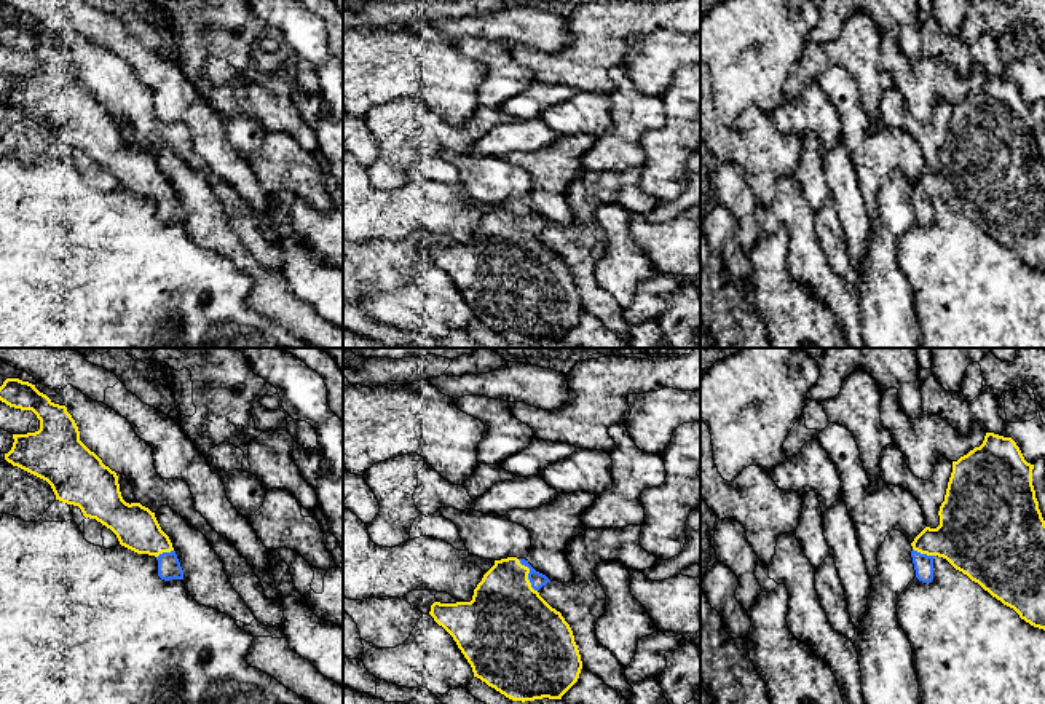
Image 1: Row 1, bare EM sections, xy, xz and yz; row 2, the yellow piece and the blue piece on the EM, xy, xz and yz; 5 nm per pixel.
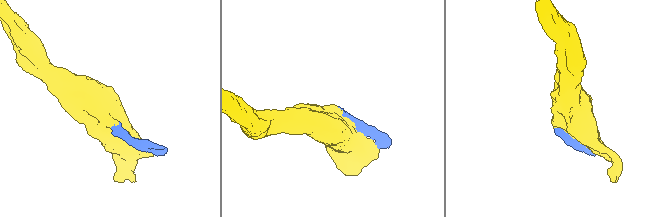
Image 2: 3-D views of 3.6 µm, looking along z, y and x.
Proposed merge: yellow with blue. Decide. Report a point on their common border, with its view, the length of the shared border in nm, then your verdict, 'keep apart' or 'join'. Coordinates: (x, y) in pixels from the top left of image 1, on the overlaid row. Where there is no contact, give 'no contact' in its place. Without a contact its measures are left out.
xz (527, 575) | 190 nm | join

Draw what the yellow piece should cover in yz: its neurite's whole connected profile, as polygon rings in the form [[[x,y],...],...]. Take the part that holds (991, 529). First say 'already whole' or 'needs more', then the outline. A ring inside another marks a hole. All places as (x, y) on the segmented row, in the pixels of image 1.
needs more | [[[986,433],[980,447],[952,461],[944,501],[940,506],[940,525],[925,527],[911,543],[916,578],[933,579],[933,557],[946,559],[956,570],[978,583],[992,597],[1013,608],[1021,619],[1045,631],[1045,520],[1032,485],[1034,465],[1027,463],[1011,437]]]

